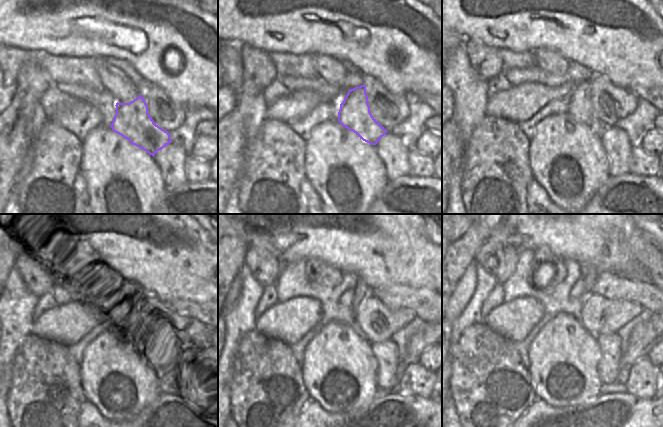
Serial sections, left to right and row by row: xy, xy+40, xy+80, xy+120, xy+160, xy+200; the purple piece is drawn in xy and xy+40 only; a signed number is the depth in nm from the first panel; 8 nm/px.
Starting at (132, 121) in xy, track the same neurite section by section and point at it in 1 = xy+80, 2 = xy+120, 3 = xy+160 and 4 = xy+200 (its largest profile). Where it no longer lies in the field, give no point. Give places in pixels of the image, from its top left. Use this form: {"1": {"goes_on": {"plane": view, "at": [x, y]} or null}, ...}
{"1": {"goes_on": {"plane": "xy+80", "at": [579, 108]}}, "2": {"goes_on": {"plane": "xy+120", "at": [130, 326]}}, "3": {"goes_on": {"plane": "xy+160", "at": [361, 290]}}, "4": {"goes_on": {"plane": "xy+200", "at": [583, 288]}}}

